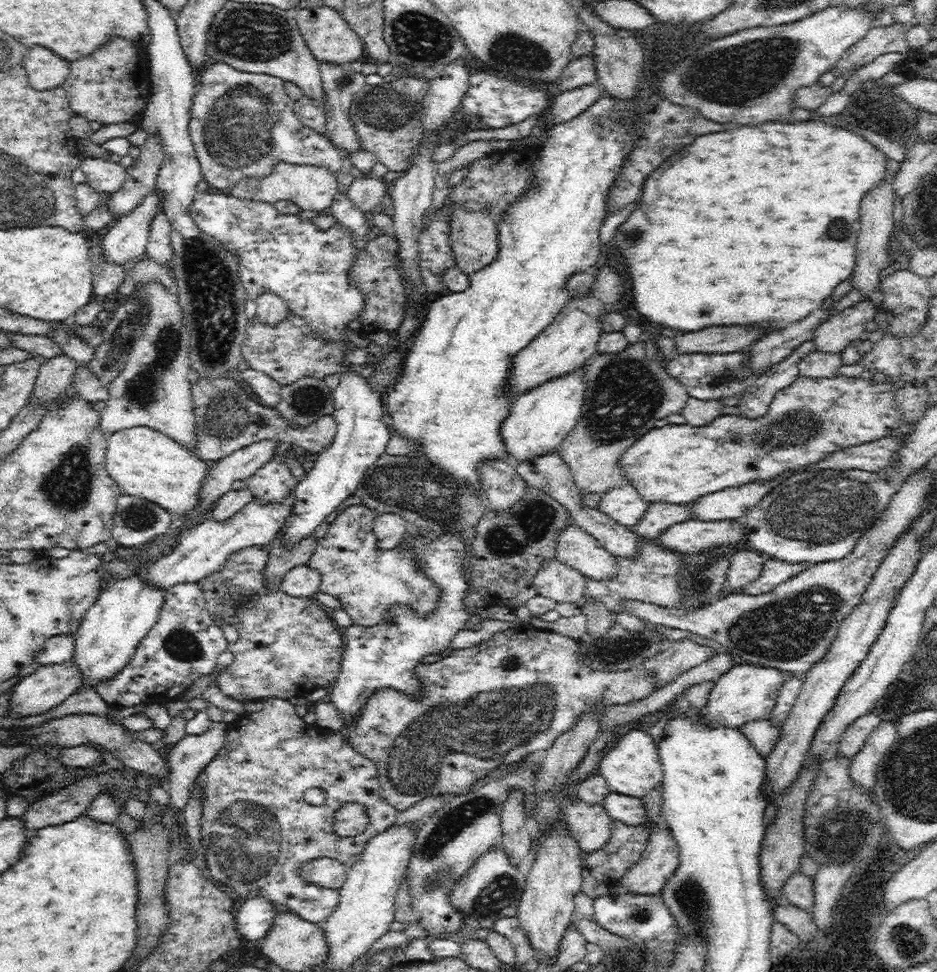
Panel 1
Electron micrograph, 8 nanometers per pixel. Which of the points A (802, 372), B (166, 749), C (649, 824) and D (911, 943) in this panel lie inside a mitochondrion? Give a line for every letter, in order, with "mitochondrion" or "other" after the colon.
A: other
B: other
C: other
D: mitochondrion

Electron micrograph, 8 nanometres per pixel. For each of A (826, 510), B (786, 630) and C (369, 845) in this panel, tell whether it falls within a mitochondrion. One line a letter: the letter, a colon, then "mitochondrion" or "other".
A: mitochondrion
B: mitochondrion
C: other

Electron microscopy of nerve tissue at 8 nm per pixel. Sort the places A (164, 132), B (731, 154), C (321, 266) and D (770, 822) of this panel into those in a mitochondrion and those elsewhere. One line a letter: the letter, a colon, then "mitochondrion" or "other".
A: other
B: other
C: mitochondrion
D: other

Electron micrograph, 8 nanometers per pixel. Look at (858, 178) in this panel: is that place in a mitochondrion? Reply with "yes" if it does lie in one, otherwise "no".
no

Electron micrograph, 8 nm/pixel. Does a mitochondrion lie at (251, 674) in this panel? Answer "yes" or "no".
no

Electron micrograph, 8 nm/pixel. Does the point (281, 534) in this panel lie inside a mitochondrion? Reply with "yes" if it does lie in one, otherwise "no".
no

